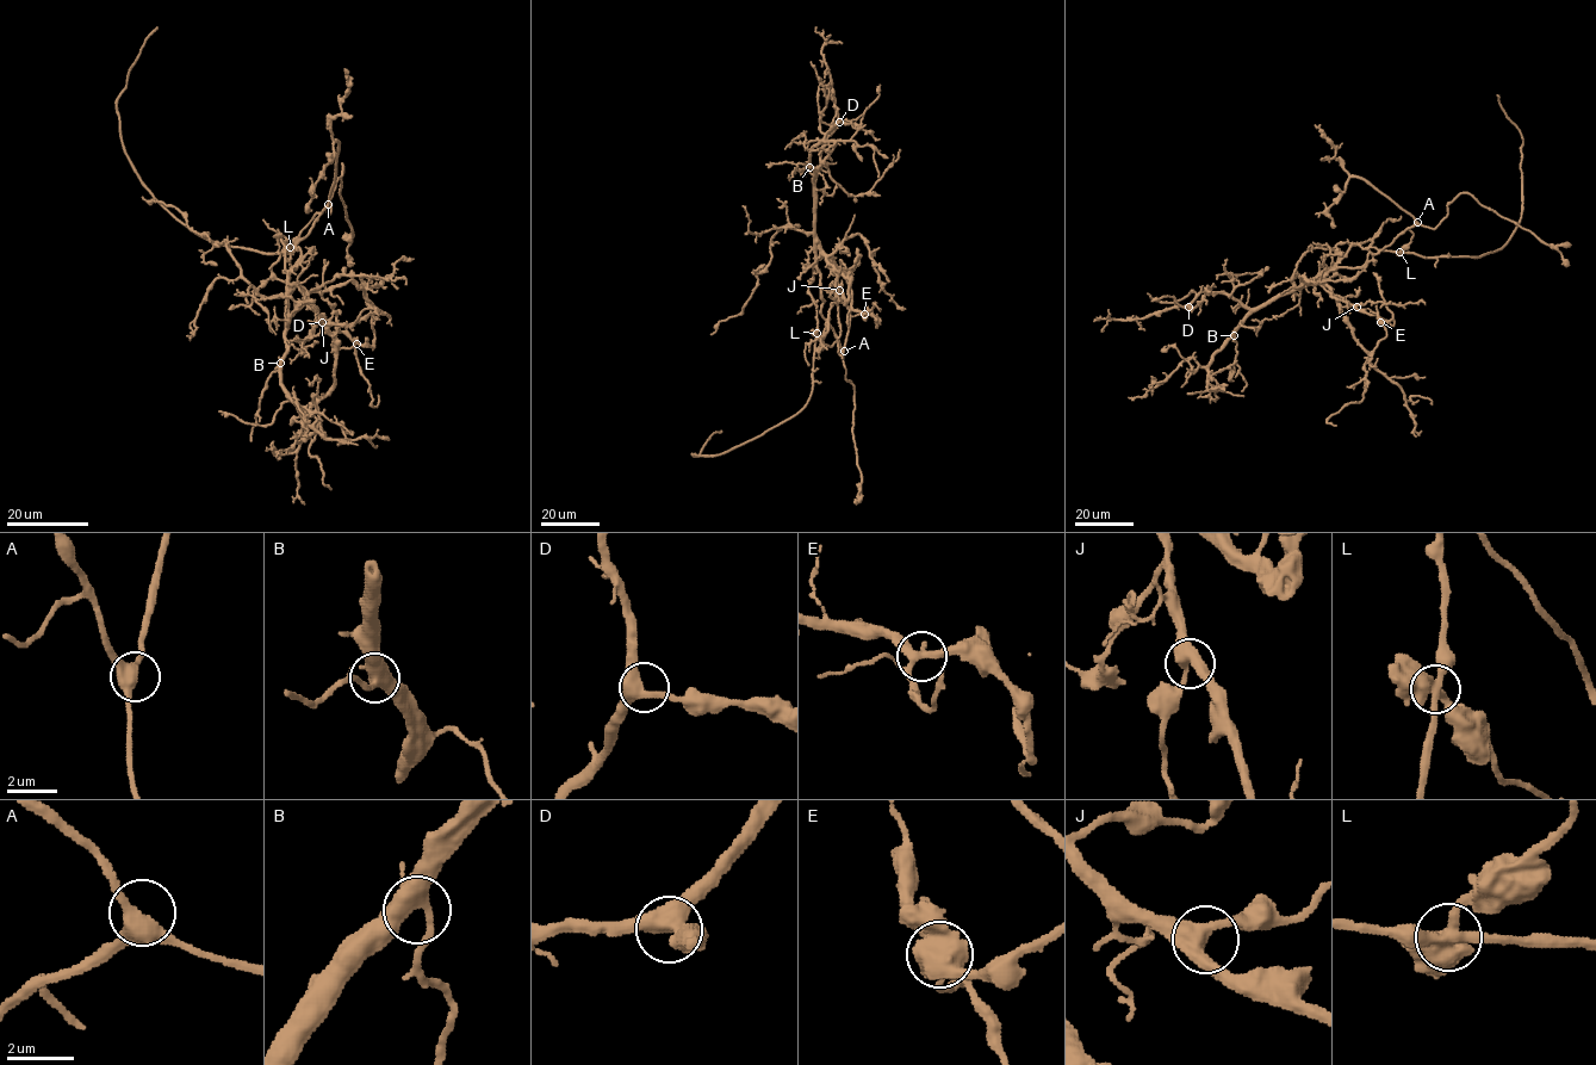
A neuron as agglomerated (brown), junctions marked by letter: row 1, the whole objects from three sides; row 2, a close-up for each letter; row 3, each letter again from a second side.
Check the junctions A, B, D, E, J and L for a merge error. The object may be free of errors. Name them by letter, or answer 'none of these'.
none of these

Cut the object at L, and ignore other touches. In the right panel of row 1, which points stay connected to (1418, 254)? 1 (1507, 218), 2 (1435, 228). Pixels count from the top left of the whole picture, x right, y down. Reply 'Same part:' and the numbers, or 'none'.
Same part: none

